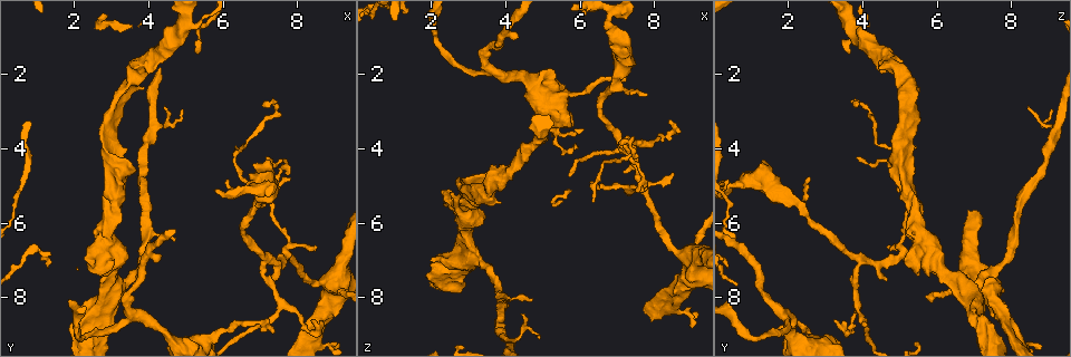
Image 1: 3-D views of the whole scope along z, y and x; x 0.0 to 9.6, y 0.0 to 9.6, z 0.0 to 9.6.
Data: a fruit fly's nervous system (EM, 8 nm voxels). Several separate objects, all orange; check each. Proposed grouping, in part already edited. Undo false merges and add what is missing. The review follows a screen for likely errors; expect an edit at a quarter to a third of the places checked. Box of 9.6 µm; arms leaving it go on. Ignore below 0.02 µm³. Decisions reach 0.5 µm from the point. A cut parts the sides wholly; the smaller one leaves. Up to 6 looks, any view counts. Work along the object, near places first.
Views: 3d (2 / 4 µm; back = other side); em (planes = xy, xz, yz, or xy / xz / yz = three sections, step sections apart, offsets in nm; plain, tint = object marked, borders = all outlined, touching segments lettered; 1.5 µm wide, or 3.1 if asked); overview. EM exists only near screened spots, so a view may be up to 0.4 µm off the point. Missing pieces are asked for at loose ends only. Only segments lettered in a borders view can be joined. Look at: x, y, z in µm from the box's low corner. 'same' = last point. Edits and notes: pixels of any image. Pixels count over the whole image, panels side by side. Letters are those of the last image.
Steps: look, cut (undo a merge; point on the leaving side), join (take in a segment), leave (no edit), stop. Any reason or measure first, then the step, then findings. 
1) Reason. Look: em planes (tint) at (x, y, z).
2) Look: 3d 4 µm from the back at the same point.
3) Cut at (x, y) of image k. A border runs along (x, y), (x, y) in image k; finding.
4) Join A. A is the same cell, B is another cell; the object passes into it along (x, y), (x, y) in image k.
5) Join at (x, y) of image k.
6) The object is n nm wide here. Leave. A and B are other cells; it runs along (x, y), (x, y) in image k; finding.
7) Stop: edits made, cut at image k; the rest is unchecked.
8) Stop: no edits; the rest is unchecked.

Free end. Look: em planes (borders) at (4.65, 6.50, 8.05).

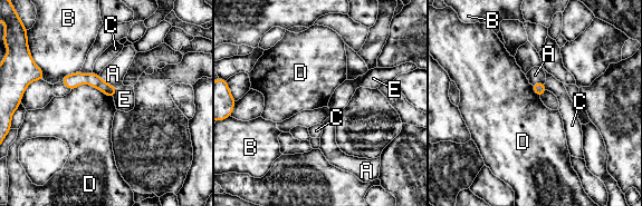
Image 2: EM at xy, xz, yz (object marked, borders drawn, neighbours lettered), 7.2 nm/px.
Leave. A, B, C, D and E are other cells; it runs along (64, 80), (93, 79), (113, 91) in image 2; no lettered segment goes on from it.

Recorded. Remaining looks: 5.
Tapers out. Look: 3d 2 µm at (8.50, 8.65, 3.25).

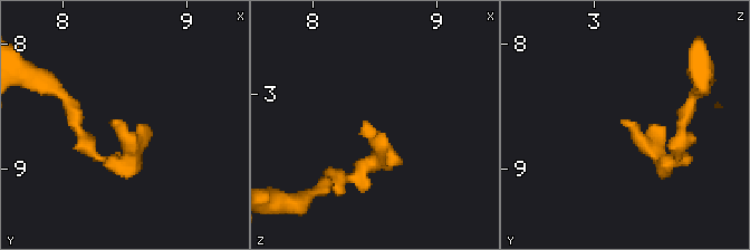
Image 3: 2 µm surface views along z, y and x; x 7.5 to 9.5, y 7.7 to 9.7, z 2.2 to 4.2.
Look: em planes (plain) at (8.44, 8.62, 3.26).

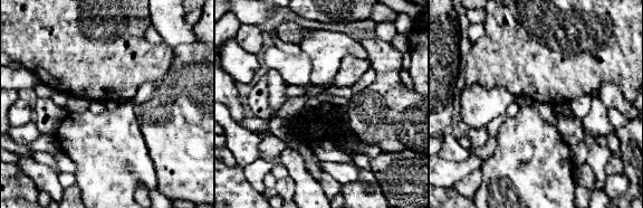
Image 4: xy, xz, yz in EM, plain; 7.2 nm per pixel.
See the neighbours. Look: em planes (borders) at the same point.

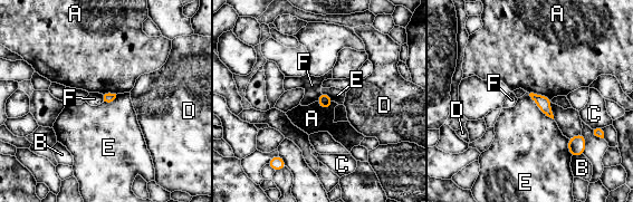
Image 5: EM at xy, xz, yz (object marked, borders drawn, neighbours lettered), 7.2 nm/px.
Leave. A, B, C, D, E and F are other cells; a border runs along (317, 100), (320, 107), (333, 105) in image 5; none of them fits.

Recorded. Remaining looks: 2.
Tapers out. Look: em xy step 4 (tint) at (5.25, 1.45, 3.65).

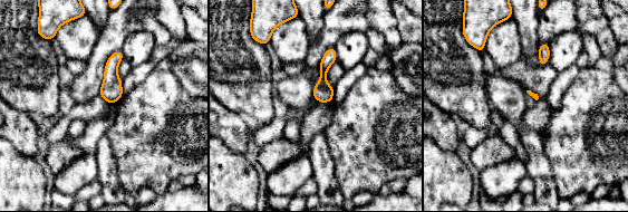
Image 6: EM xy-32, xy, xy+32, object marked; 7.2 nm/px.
Cut it another way. Look: em planes (borders) at the same point.

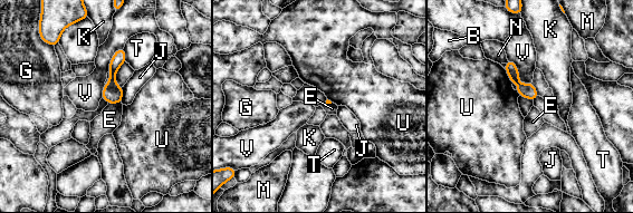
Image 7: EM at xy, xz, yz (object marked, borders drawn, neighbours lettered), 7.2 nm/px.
The longest contact is with V, 260 nm. Leave. B, E, G, J, K, M, N, T, U and V are other cells; none of them fits.

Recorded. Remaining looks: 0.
Stop: no edits; the rest is unchecked.

